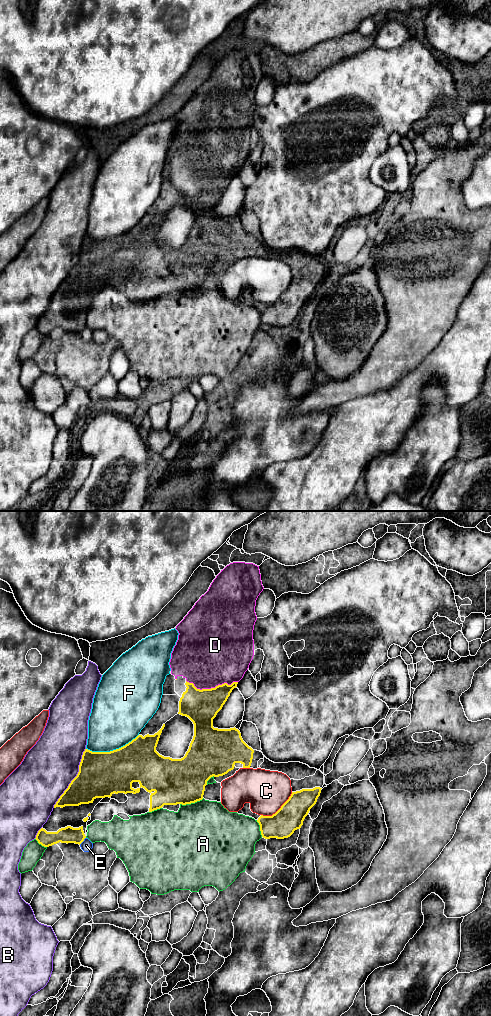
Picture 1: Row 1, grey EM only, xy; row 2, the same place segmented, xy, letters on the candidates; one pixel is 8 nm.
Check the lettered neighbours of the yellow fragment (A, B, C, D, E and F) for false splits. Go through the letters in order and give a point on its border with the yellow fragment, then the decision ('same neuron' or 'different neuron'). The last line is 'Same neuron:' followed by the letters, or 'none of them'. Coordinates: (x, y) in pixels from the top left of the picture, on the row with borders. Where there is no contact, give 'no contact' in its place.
A: meets yellow in xy at (191, 802); different neuron
B: meets yellow in xy at (74, 778); different neuron
C: meets yellow in xy at (279, 809); different neuron
D: meets yellow in xy at (212, 688); same neuron
E: meets yellow in xy at (82, 841); different neuron
F: meets yellow in xy at (113, 750); different neuron
Same neuron: D

